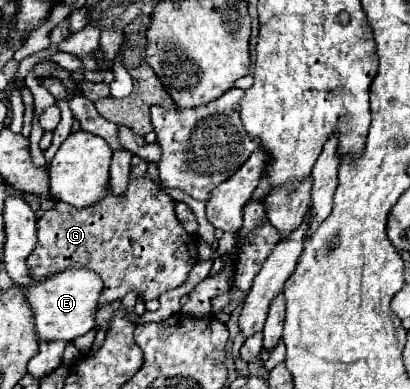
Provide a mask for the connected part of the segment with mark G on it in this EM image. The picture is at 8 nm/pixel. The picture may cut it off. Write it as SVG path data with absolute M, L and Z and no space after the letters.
M133 157L129 185L123 195L115 195L113 187L109 185L105 197L99 199L95 205L77 209L73 205L57 201L53 209L43 213L43 217L37 221L37 245L33 253L27 257L27 267L33 279L43 279L51 273L65 271L71 267L85 267L95 271L103 281L103 291L99 297L101 307L117 299L123 299L131 291L135 291L137 297L141 297L143 301L159 299L159 295L179 287L187 279L195 259L197 241L191 233L183 229L183 225L175 217L173 199L147 175L147 161Z

